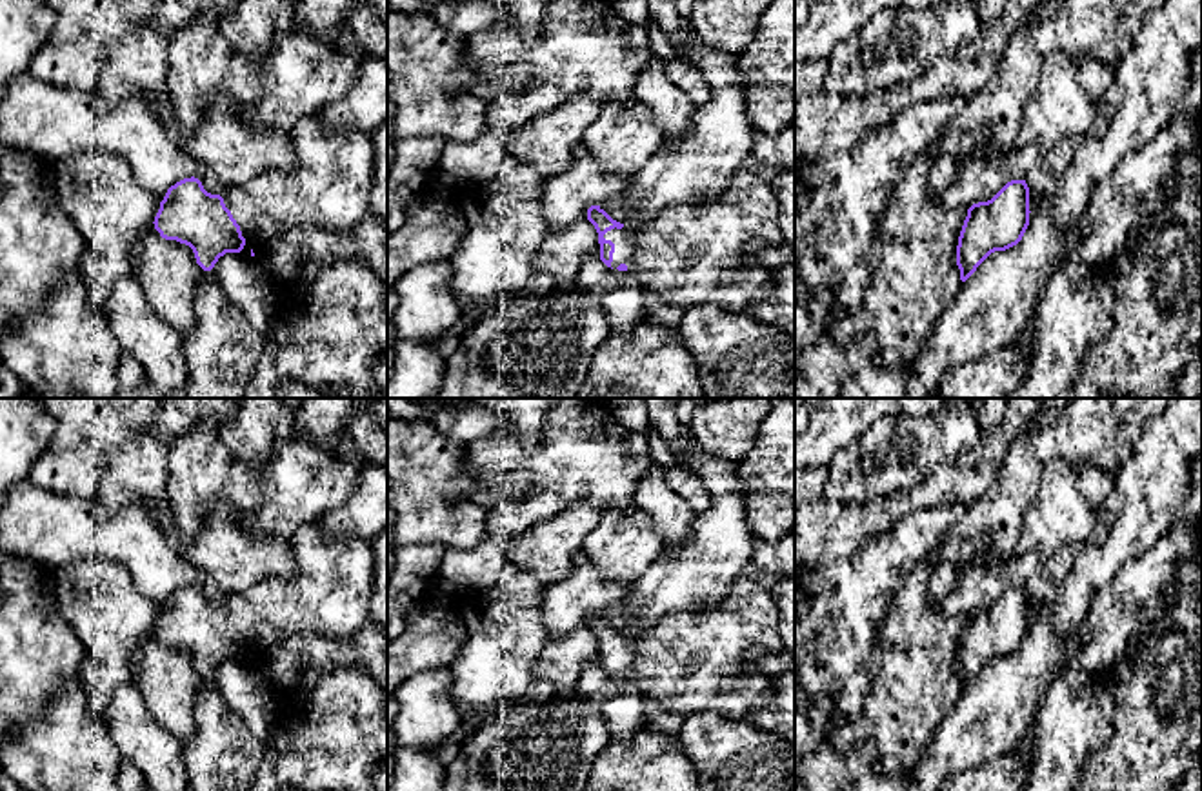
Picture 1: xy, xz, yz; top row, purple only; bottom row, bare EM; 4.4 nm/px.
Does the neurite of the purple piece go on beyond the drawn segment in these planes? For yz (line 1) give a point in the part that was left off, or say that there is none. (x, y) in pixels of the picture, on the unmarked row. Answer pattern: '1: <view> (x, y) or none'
1: none

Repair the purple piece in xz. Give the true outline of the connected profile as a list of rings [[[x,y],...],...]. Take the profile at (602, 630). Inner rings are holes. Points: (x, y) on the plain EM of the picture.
[[[742,576],[718,606],[666,615],[635,640],[600,613],[587,616],[587,627],[598,640],[600,667],[615,678],[631,678],[644,698],[666,702],[673,713],[689,716],[711,711],[749,722],[749,713],[773,696],[773,678],[746,662],[746,653],[755,647],[784,649],[776,604],[771,591],[755,580]]]

